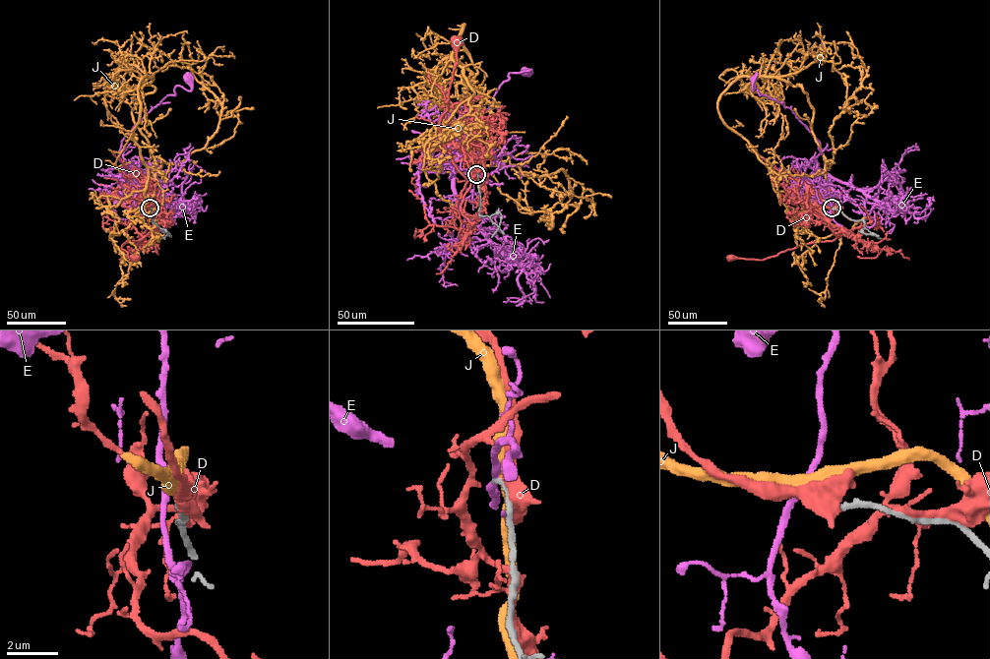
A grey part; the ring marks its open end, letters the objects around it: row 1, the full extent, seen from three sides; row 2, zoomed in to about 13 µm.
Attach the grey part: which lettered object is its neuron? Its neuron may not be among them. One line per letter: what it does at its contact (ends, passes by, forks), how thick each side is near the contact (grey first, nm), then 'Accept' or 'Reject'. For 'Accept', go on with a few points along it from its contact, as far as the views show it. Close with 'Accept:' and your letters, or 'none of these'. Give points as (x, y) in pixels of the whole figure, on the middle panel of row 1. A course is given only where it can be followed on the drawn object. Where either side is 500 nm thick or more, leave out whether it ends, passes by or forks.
D: Thickness 360 nm (grey) against 550 nm. Reject
E: It passes by. Thickness 280 nm (grey) against 240 nm. Reject
J: It passes by. Thickness 300 nm (grey) against 440 nm. Reject
Accept: none of these

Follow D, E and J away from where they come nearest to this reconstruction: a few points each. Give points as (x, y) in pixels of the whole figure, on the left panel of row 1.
D: (151, 209), (155, 219), (153, 228), (140, 240), (121, 247), (130, 260), (134, 258)
E: (151, 208), (152, 180), (119, 159), (121, 141), (167, 95), (174, 95), (176, 86), (190, 90), (188, 79)
J: (151, 208), (149, 143), (132, 109), (153, 77), (140, 82), (132, 134), (146, 187), (110, 208), (94, 191)

